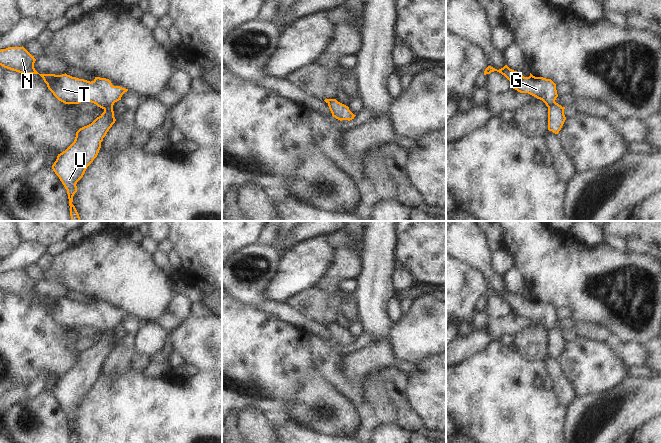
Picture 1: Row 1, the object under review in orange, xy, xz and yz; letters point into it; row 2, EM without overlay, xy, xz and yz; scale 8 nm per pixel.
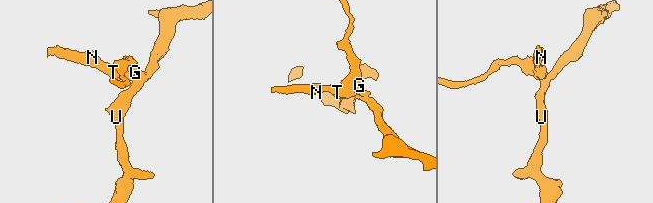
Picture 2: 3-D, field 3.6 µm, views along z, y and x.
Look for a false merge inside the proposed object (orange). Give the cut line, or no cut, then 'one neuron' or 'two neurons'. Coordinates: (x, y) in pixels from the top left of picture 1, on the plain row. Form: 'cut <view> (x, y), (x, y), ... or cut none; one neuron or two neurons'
cut xy (112, 329), (103, 332); two neurons

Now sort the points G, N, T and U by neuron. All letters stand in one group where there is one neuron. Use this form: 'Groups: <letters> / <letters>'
Groups: G N T / U

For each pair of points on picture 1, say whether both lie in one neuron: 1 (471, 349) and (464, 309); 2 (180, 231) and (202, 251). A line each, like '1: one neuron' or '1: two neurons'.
1: two neurons
2: one neuron

